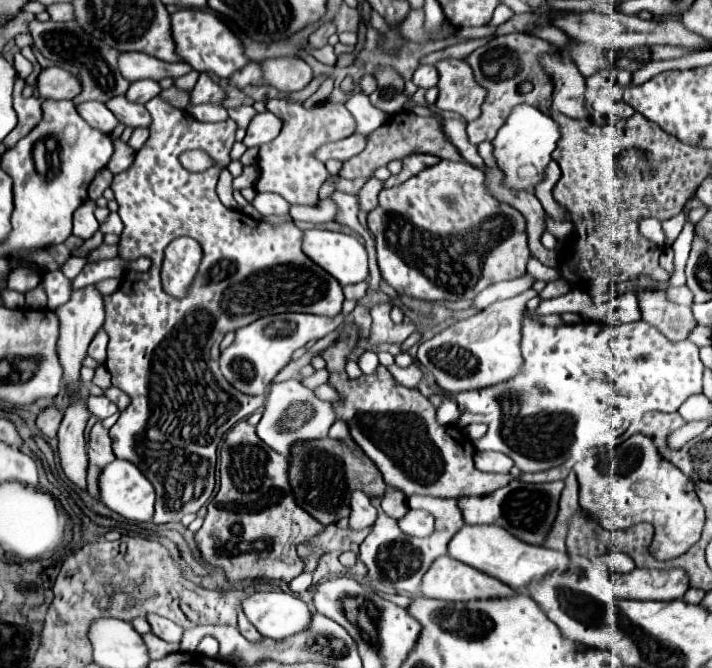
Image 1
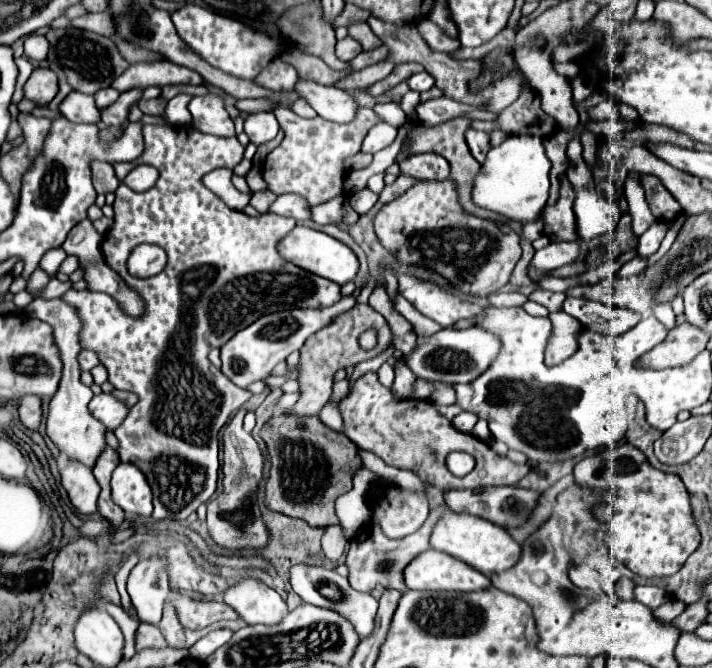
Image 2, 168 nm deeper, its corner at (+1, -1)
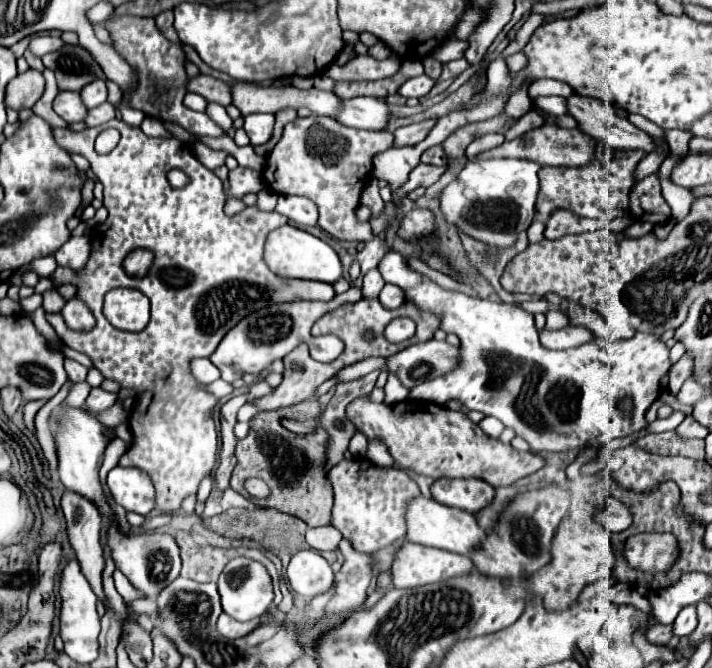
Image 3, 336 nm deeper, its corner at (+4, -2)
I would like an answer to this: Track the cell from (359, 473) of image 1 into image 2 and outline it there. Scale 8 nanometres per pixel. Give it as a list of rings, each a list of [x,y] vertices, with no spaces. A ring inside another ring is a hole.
[[[271,416],[261,438],[267,444],[271,458],[271,476],[265,484],[263,504],[291,518],[301,518],[311,526],[339,524],[335,516],[335,500],[351,490],[351,478],[361,466],[357,446],[343,434],[327,428],[317,416]]]

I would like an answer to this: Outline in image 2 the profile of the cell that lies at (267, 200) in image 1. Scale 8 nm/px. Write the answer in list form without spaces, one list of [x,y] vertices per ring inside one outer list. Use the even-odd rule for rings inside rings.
[[[281,194],[281,196],[277,196],[277,200],[271,204],[269,210],[275,212],[275,214],[281,214],[281,216],[291,216],[297,222],[303,222],[303,220],[311,218],[309,202],[305,198],[301,198],[301,196],[297,196],[297,194]]]

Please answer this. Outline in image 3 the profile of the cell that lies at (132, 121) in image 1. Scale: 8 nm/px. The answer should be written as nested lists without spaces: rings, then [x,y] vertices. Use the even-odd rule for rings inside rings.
[[[94,81],[94,83],[86,85],[80,91],[80,97],[82,97],[82,101],[84,101],[84,105],[88,109],[102,105],[106,101],[106,85],[104,85],[104,81]]]

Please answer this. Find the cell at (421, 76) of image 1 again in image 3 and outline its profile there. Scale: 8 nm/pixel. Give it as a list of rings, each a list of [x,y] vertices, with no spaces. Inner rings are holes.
[[[420,75],[420,77],[414,77],[414,79],[408,79],[400,89],[398,93],[404,95],[404,97],[424,97],[432,87],[434,87],[434,79],[430,79],[428,75]]]

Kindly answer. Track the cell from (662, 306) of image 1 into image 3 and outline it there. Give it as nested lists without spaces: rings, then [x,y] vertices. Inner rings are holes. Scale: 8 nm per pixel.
[[[684,353],[672,367],[670,367],[670,383],[668,389],[676,395],[678,393],[678,385],[682,385],[688,377],[692,377],[692,367],[694,367],[694,357],[690,357],[690,353]]]

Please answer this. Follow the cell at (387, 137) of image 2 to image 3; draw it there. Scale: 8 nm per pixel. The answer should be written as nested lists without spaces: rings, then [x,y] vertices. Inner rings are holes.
[[[430,119],[430,121],[422,121],[422,123],[414,123],[414,125],[408,125],[408,127],[400,127],[394,131],[394,147],[404,147],[404,145],[416,145],[420,143],[428,131],[432,129],[436,121]]]

